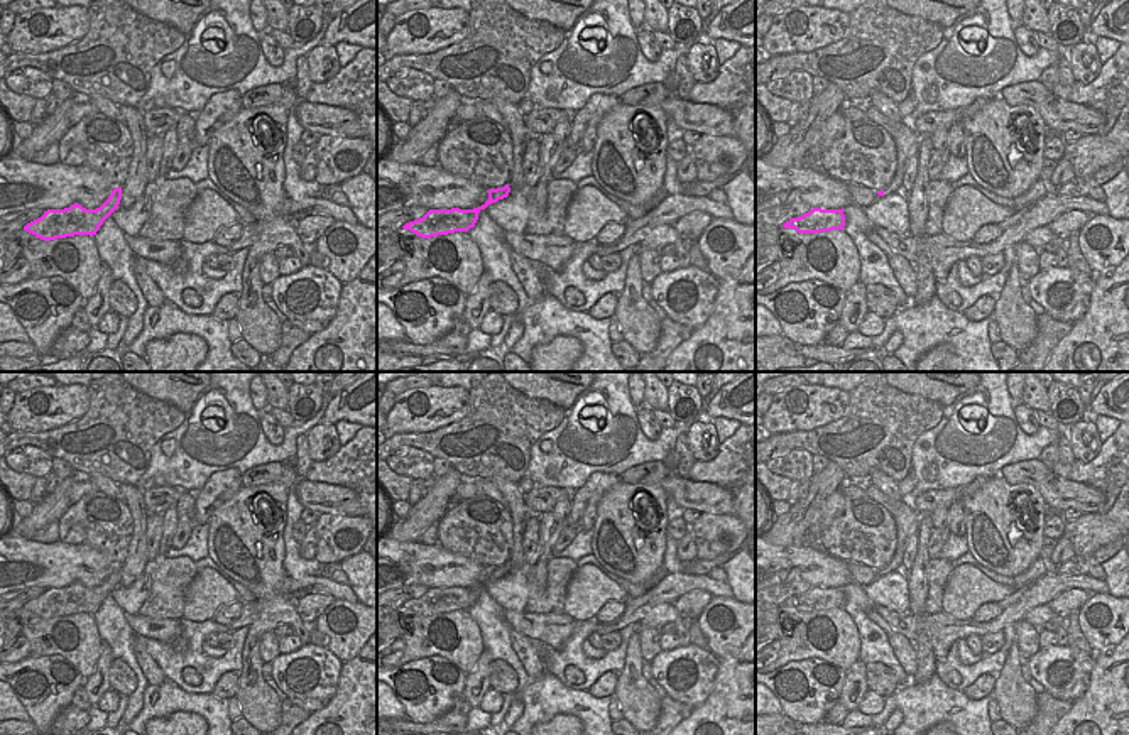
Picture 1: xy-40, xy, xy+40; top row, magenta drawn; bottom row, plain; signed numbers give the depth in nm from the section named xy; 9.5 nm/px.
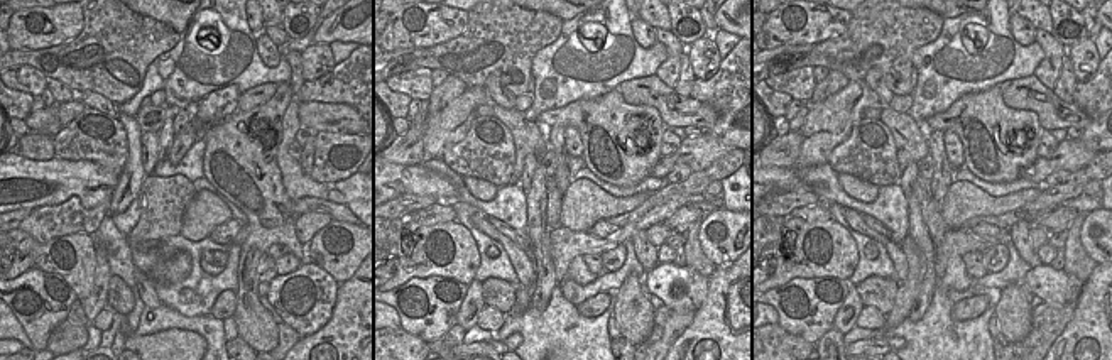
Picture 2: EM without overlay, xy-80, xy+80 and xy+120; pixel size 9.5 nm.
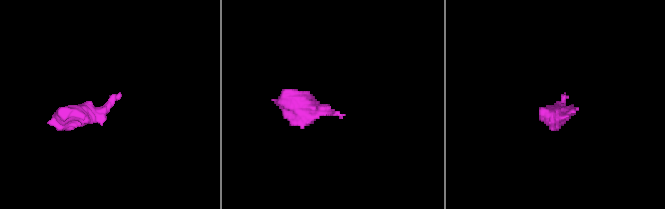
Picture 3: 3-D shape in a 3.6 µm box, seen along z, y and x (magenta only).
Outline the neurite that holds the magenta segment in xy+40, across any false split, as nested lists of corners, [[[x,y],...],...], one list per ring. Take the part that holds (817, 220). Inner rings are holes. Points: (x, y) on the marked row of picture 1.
[[[813,208],[803,216],[791,218],[783,226],[794,228],[798,233],[820,233],[820,231],[843,230],[845,215],[843,215],[843,208],[842,210]]]

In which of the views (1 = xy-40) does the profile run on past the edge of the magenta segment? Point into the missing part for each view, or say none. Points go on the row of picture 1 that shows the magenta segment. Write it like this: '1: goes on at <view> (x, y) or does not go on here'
1: does not go on here

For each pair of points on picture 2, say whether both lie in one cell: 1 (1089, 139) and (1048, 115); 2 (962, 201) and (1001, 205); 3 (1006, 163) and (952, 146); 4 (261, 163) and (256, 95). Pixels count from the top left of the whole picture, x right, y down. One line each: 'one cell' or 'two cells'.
1: two cells
2: one cell
3: two cells
4: two cells

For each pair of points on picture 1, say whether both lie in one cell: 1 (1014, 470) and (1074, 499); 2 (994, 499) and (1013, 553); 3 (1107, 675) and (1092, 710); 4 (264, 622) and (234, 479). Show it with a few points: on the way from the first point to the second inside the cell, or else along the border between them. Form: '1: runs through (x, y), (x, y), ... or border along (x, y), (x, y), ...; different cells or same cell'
1: runs through (1030, 472), (1040, 475), (1058, 494); same cell
2: runs through (998, 512), (1004, 539); same cell
3: runs through (1107, 683), (1107, 695), (1101, 702); same cell
4: border along (242, 487), (208, 517); different cells

